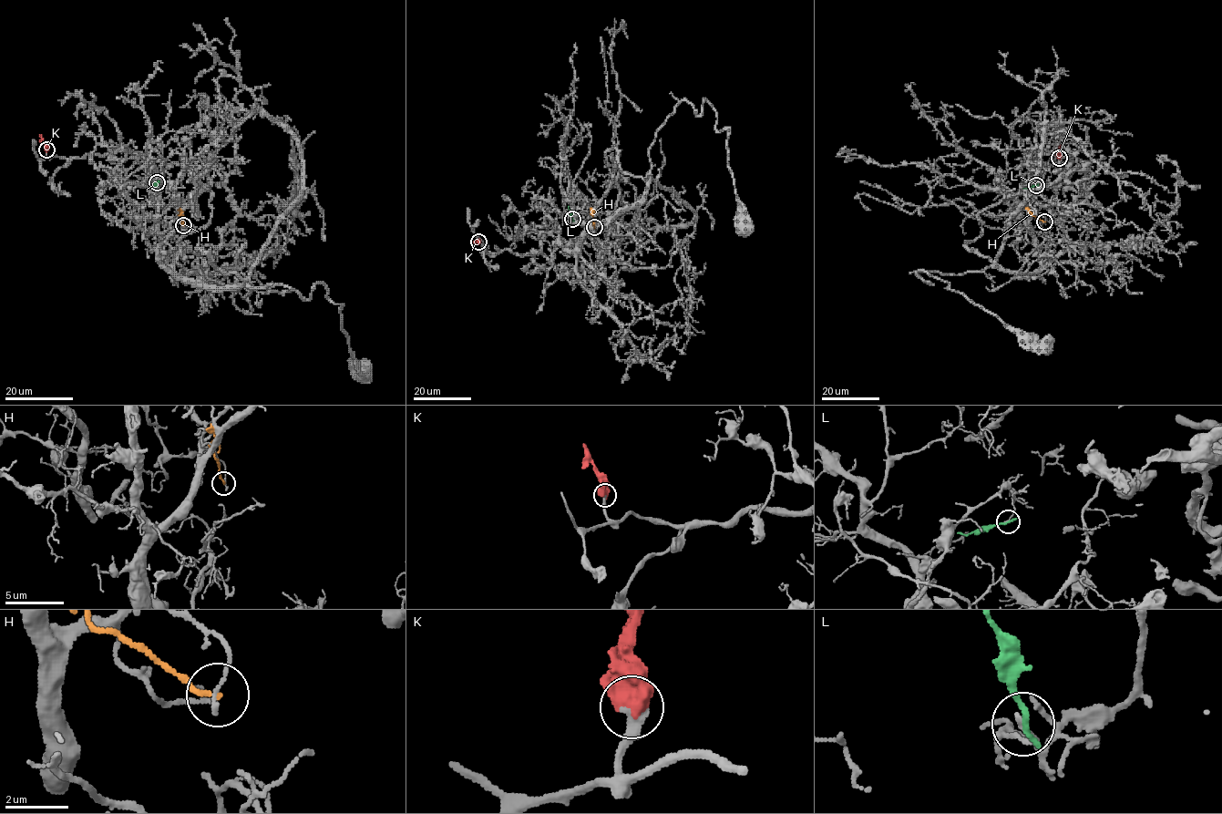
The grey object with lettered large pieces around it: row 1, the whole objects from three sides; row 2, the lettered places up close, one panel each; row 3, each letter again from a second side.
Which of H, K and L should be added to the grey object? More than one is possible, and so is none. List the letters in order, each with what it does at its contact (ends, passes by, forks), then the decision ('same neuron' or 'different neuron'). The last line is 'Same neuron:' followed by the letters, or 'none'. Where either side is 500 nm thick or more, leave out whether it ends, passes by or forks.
H: it ends | different neuron
K: same neuron
L: it ends | different neuron
Same neuron: K

